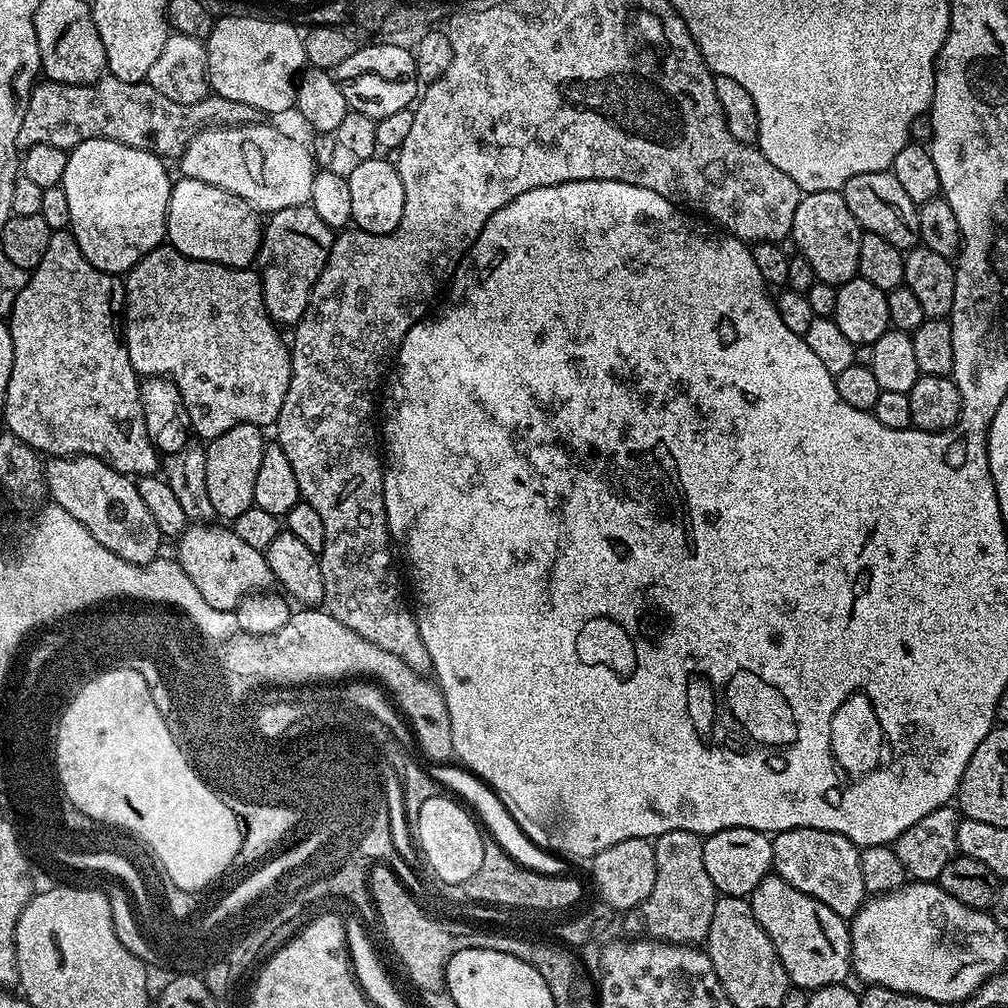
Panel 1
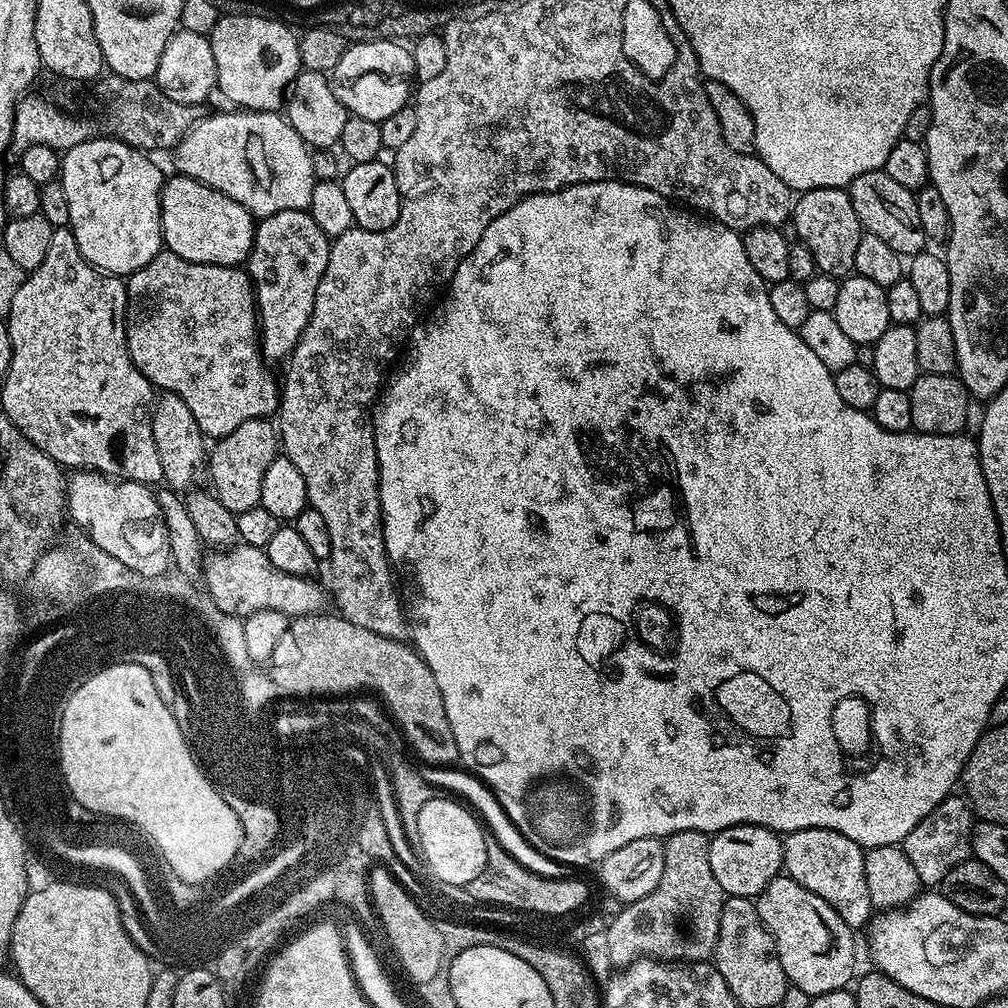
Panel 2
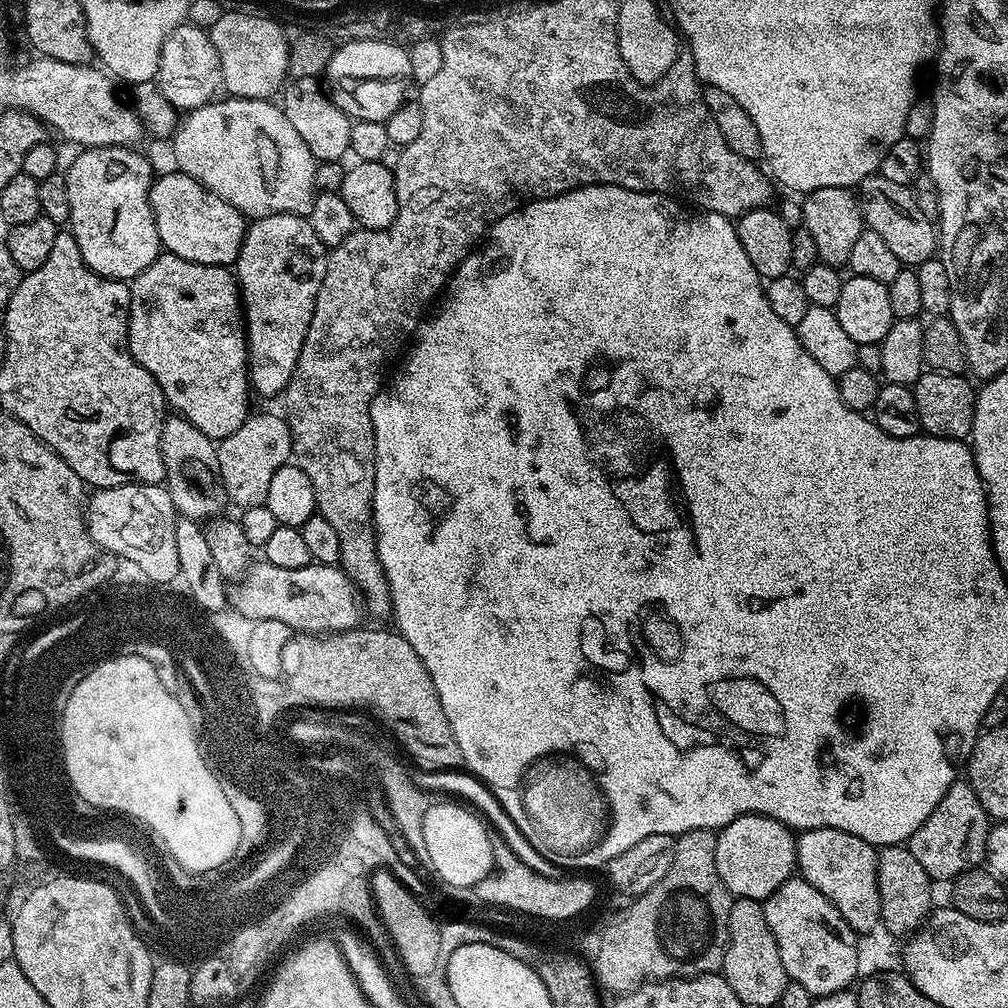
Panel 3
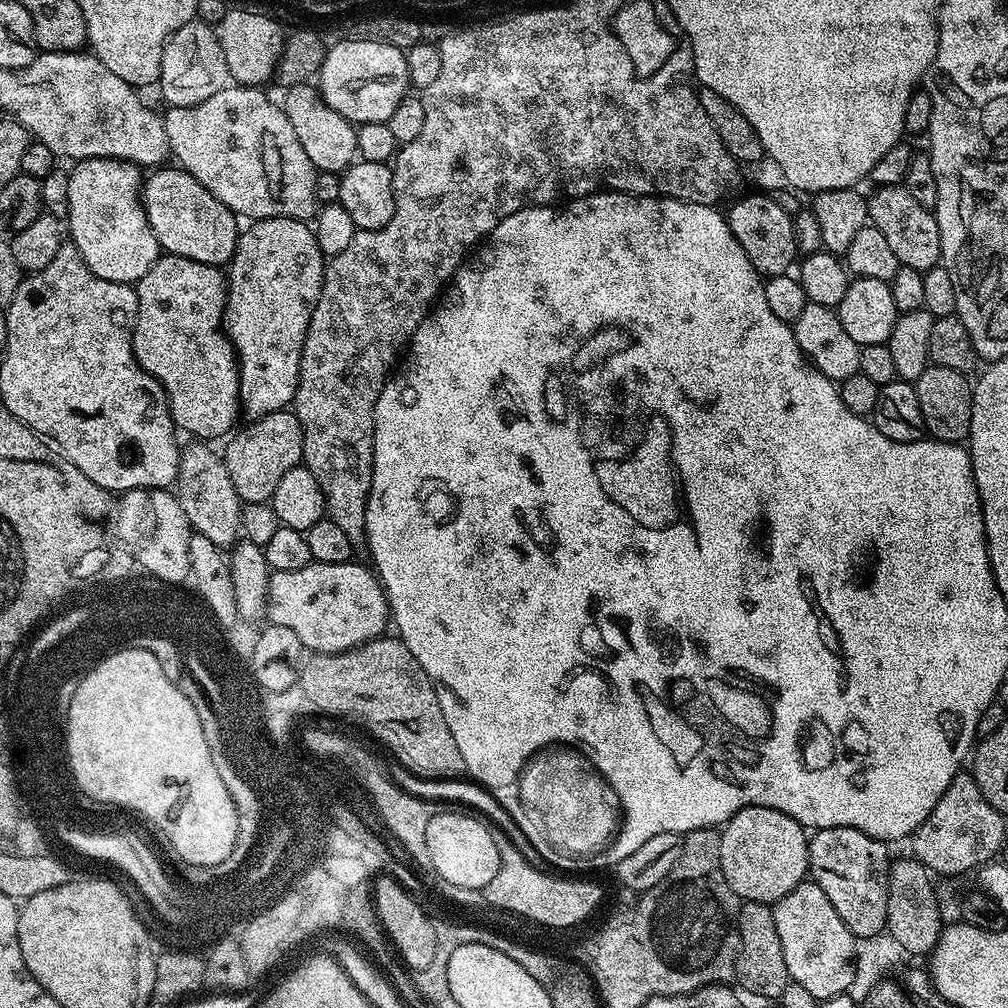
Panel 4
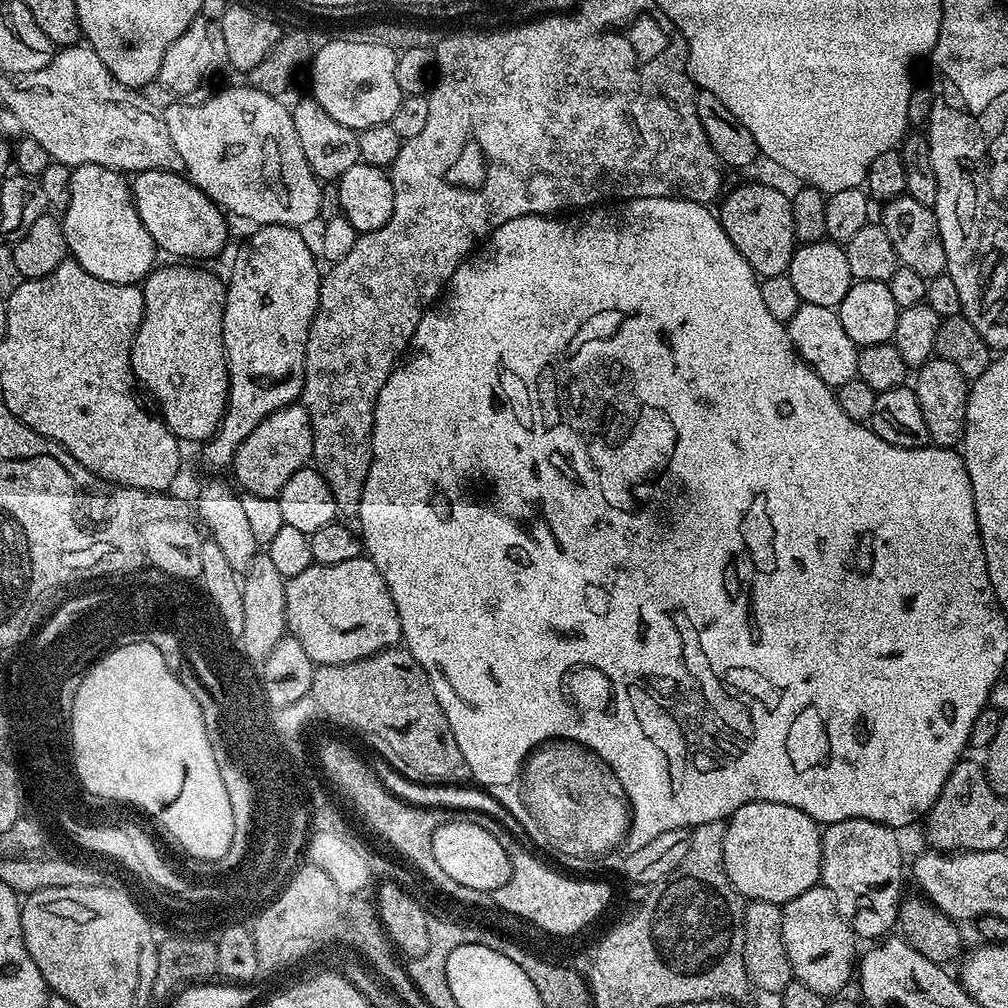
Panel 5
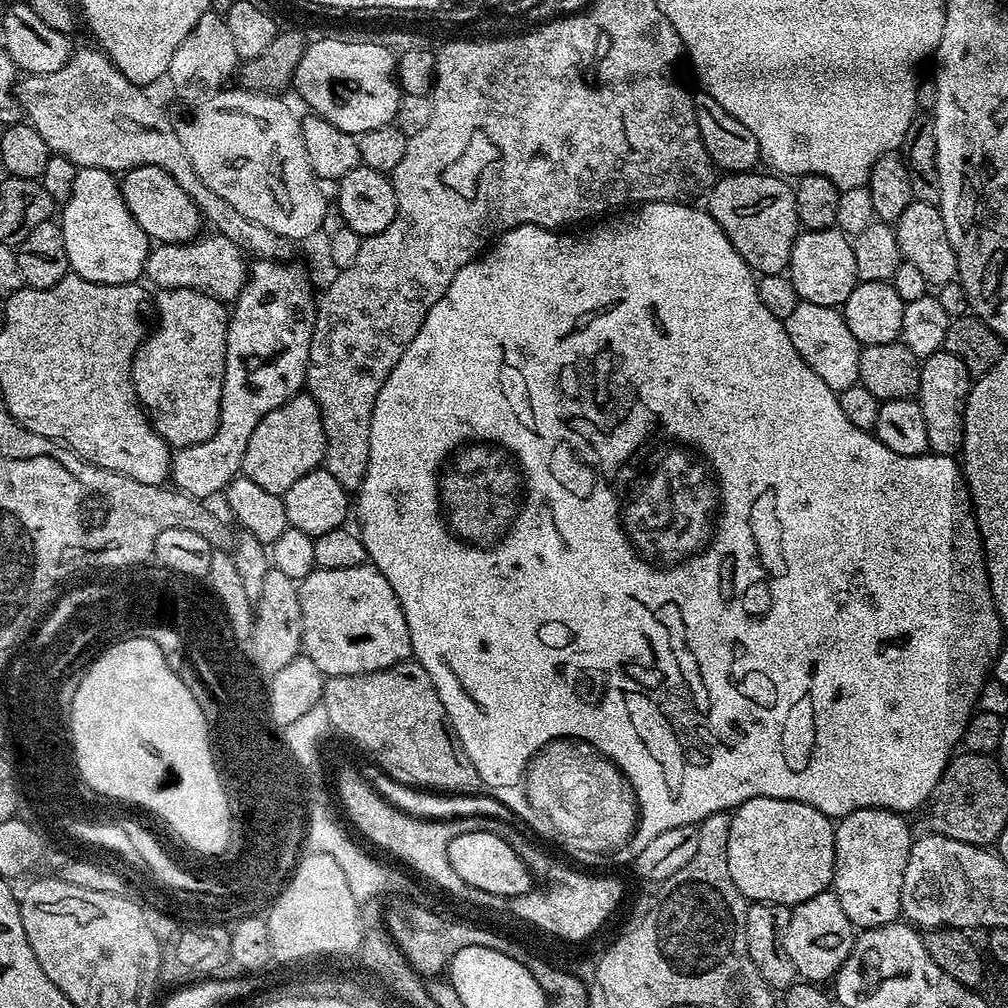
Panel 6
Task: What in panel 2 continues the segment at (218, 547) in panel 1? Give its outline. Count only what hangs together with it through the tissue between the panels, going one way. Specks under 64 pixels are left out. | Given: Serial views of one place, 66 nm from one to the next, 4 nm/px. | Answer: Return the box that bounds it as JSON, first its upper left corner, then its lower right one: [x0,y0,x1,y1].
[203,543,324,618]

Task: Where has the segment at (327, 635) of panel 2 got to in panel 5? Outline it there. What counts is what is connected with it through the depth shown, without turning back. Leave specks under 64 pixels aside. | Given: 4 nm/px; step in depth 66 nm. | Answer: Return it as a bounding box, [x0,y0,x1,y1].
[310,646,469,784]

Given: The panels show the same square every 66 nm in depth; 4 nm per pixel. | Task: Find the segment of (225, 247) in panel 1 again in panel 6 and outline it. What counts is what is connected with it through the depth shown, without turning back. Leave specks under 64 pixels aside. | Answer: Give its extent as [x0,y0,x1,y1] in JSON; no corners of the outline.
[119,166,201,244]

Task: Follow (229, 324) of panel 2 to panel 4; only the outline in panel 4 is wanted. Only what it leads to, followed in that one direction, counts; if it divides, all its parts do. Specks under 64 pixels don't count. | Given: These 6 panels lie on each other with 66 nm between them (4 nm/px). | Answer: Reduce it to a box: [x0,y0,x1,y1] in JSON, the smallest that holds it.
[132,254,240,442]

